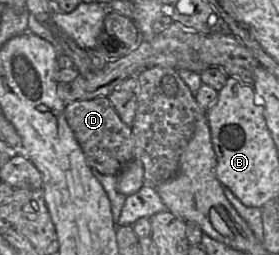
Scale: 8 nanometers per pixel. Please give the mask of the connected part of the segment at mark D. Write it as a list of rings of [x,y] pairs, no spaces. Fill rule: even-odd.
[[[108,97],[69,103],[64,115],[91,168],[103,175],[117,176],[133,160],[131,128],[120,119]]]

